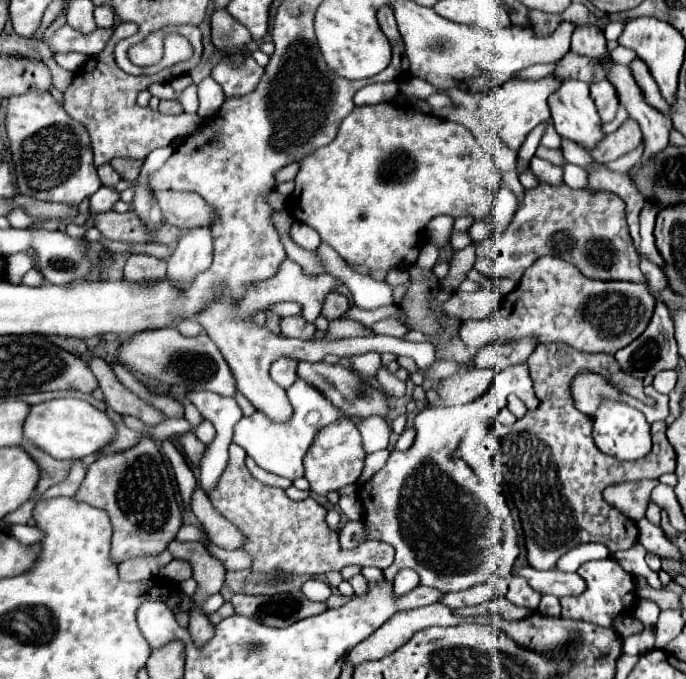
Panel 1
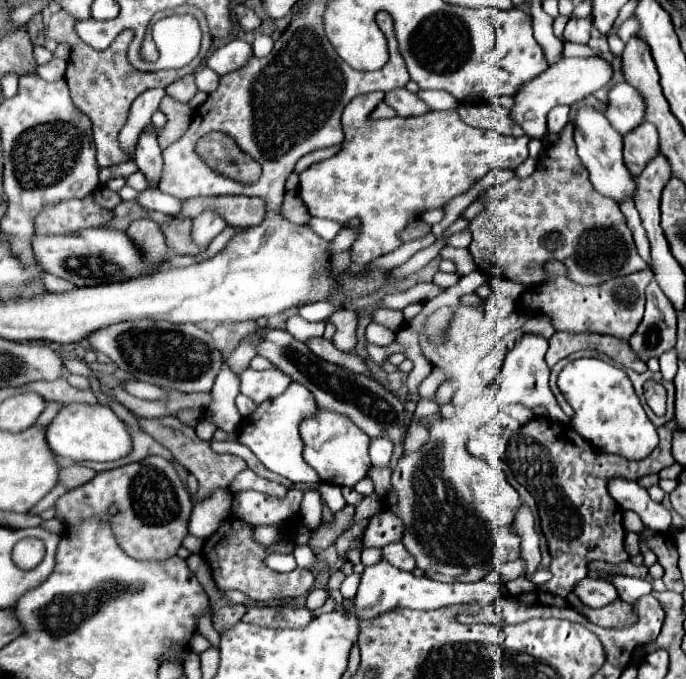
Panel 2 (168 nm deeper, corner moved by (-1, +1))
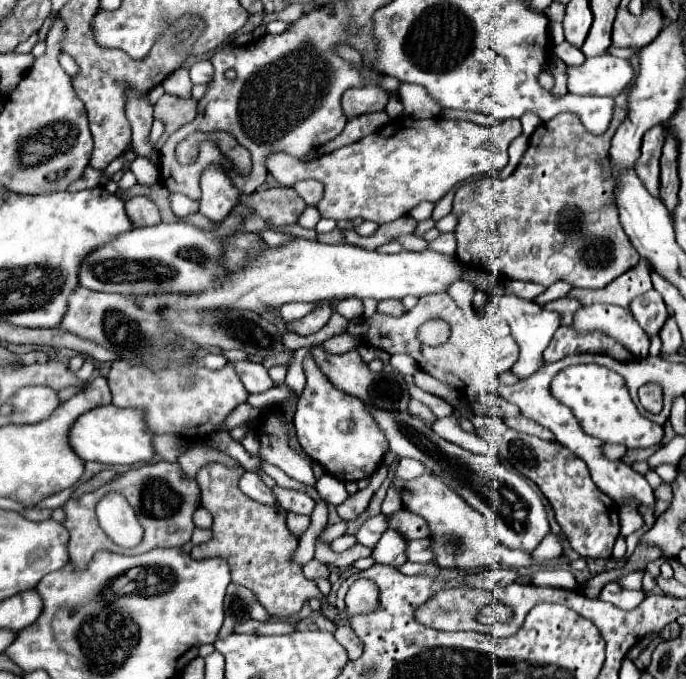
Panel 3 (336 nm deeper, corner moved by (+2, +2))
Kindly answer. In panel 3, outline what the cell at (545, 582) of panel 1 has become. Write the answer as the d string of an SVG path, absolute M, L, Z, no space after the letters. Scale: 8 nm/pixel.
M608 582L602 588L600 598L614 604L614 606L618 606L618 608L622 608L622 610L632 610L644 600L644 592L642 590L626 590L616 582Z

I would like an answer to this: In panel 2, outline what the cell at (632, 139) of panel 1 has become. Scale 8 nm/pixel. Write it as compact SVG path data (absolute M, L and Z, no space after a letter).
M641 123L627 135L623 135L623 161L627 169L637 175L643 171L643 165L659 153L657 131L651 123Z

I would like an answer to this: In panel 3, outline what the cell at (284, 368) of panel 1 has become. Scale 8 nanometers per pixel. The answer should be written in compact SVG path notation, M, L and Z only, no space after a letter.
M238 360L238 362L232 362L236 374L240 376L244 388L250 392L250 394L260 394L268 388L272 388L272 378L268 376L268 370L260 364L260 362L252 362L252 360Z

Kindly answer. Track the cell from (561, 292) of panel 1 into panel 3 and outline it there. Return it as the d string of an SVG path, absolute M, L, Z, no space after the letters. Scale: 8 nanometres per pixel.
M640 258L640 262L624 272L620 278L612 280L608 286L600 288L600 290L586 290L586 288L574 288L570 292L572 298L582 300L582 304L596 304L596 302L604 302L604 304L616 304L616 306L630 306L630 300L646 294L652 288L652 280L650 280L650 266L648 262L644 262L644 258Z

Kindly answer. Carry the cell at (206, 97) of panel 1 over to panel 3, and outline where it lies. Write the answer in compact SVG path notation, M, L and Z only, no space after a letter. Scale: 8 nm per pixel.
M198 60L190 66L190 78L194 84L208 84L212 80L214 68L210 60Z

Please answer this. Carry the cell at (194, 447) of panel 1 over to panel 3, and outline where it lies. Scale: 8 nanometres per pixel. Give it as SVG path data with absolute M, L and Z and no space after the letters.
M208 464L196 474L196 482L202 492L202 506L214 516L214 538L194 546L190 556L212 558L222 556L230 564L232 582L250 588L266 612L274 618L288 618L300 612L308 598L322 598L314 582L302 574L302 564L292 560L298 548L298 538L286 526L286 512L276 506L264 506L250 500L240 492L238 480L244 474L242 468L226 468L224 464Z

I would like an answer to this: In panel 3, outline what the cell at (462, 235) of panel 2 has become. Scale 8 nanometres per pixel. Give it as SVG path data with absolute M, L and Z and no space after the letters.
M450 232L450 234L440 234L436 240L428 242L428 246L430 246L432 250L444 252L444 254L454 254L454 250L456 250L456 238L454 238L452 232Z

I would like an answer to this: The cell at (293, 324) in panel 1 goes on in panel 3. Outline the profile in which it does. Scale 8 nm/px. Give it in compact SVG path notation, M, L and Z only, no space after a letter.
M322 346L312 348L312 356L316 358L316 364L320 366L320 370L324 370L324 374L328 376L328 380L340 388L342 392L360 398L362 402L366 402L372 408L378 410L408 410L408 402L410 402L410 392L408 386L404 382L404 378L400 374L374 374L368 364L360 358L358 350L350 350L346 354L326 354Z

